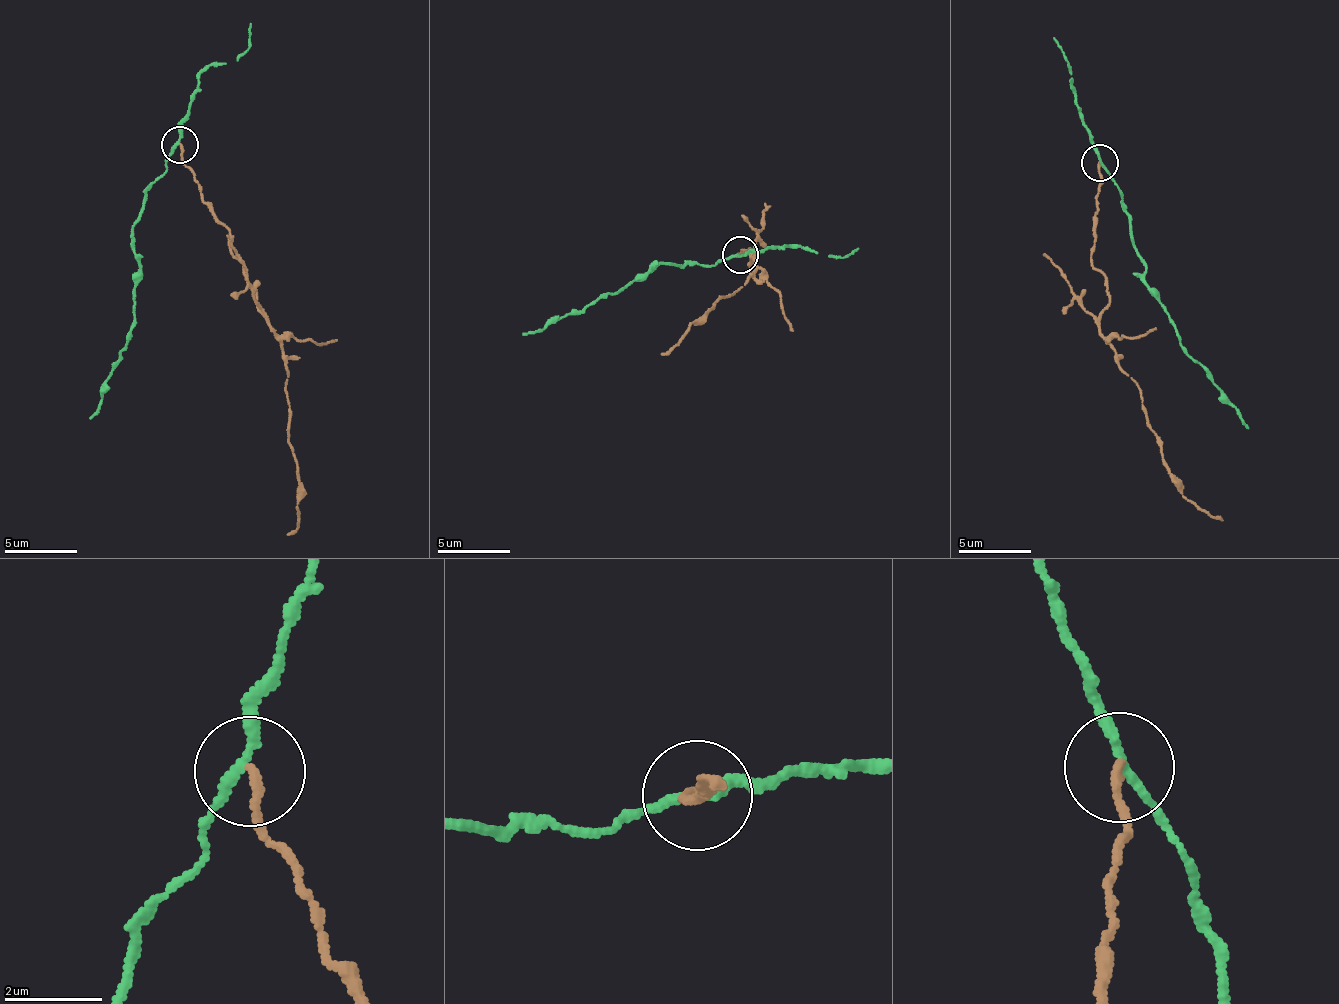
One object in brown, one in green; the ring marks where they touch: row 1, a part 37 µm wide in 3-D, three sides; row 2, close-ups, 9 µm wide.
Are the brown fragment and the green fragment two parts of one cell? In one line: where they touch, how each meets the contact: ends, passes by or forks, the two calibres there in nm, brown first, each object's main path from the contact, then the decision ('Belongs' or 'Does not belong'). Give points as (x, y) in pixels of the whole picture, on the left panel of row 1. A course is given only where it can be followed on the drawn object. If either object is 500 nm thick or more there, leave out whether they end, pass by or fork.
Place: (180, 145). At the ring brown ends. At the ring green passes by. Thickness 190 nm (brown) against 160 nm. Course of brown: (178, 146), (200, 199), (225, 228), (273, 334), (300, 496), (301, 517), (287, 535). Course of green: (178, 146), (167, 170), (146, 193), (134, 227), (139, 275), (132, 304), (131, 330), (91, 420). Does not belong

